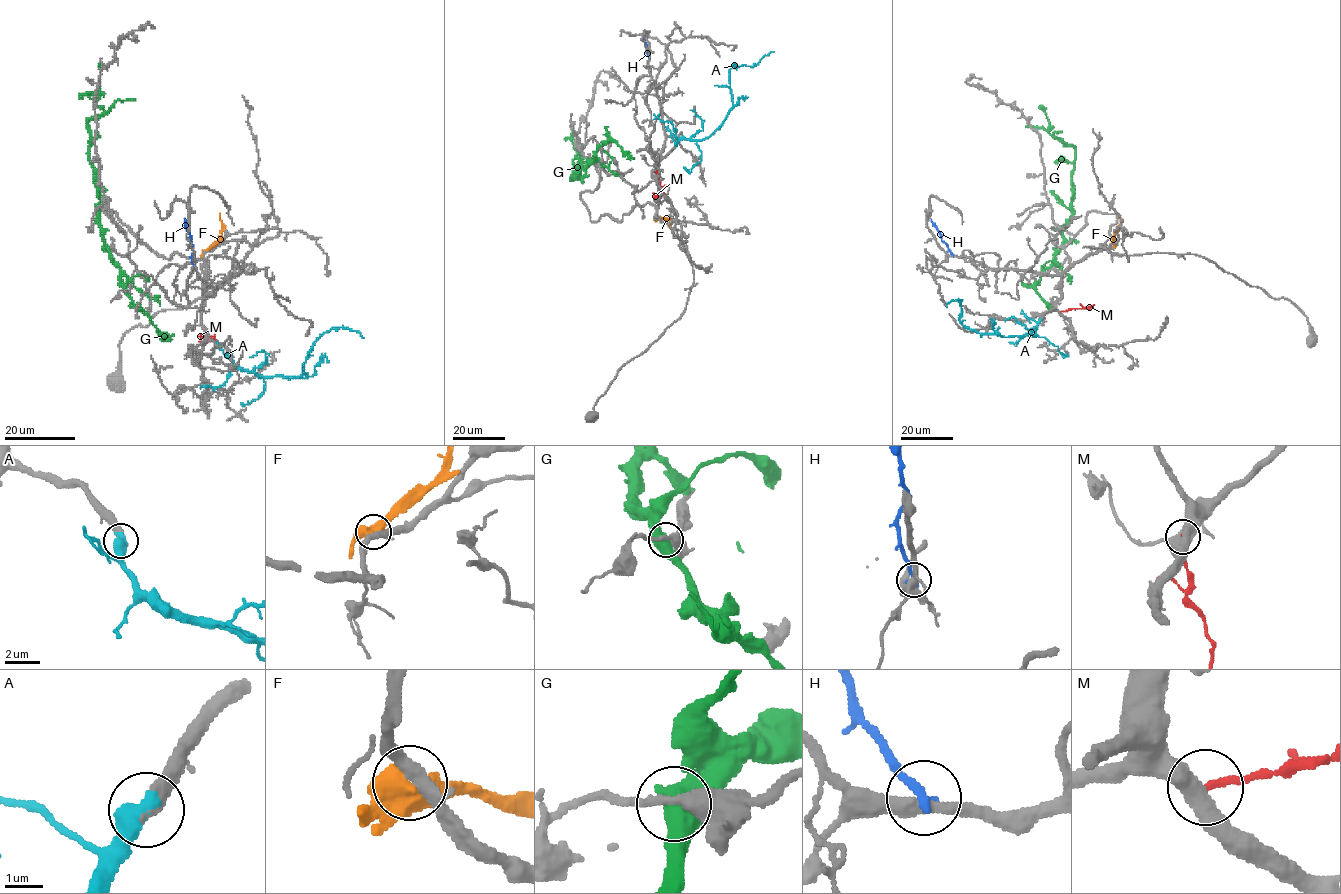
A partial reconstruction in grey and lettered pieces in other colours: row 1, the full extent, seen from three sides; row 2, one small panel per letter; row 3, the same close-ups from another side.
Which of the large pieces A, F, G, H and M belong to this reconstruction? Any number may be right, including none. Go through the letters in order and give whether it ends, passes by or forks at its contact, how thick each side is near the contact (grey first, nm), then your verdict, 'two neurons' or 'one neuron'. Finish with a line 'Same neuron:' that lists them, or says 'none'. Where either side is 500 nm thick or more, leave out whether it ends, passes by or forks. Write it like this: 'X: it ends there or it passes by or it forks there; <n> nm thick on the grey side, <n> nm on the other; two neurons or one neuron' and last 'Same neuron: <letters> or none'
A: 240 nm thick on the grey side, 650 nm on the other; one neuron
F: 380 nm thick on the grey side, 550 nm on the other; two neurons
G: 300 nm thick on the grey side, 600 nm on the other; two neurons
H: it ends there; 340 nm thick on the grey side, 280 nm on the other; two neurons
M: it ends there; 440 nm thick on the grey side, 200 nm on the other; two neurons
Same neuron: A

